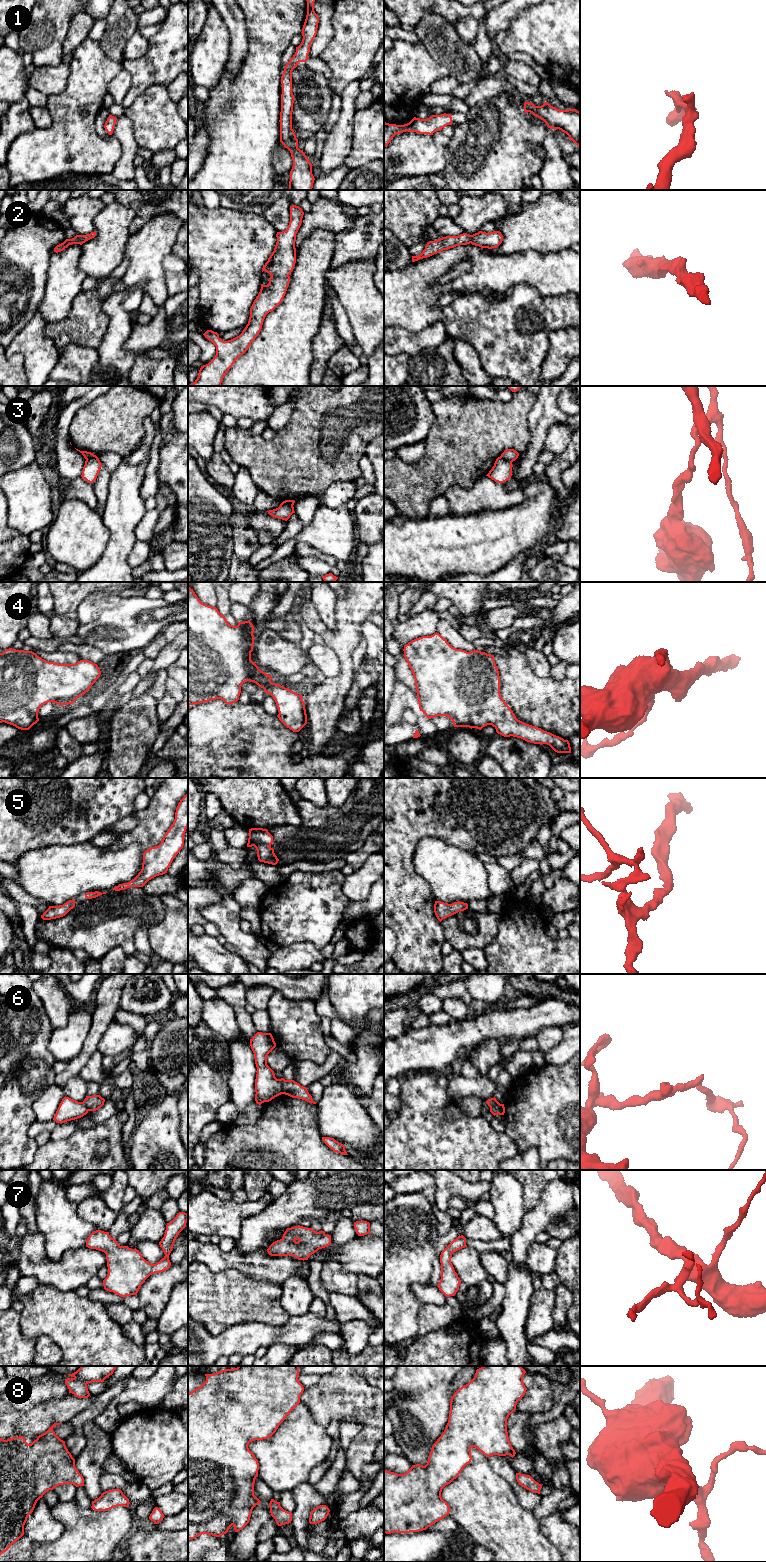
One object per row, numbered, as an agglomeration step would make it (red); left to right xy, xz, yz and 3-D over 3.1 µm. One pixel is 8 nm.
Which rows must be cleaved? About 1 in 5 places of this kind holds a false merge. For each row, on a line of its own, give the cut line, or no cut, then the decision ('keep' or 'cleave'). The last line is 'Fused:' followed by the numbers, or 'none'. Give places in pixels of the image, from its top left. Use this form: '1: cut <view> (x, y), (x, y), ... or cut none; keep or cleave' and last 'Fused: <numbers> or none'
1: cut none; keep
2: cut none; keep
3: cut yz (500, 456), (511, 462); cleave
4: cut none; keep
5: cut none; keep
6: cut xz (278, 1079), (283, 1093); cleave
7: cut none; keep
8: cut none; keep
Fused: 3, 6

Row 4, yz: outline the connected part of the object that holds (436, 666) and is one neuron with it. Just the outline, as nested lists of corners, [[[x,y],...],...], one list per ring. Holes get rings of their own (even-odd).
[[[437,632],[431,636],[422,636],[412,640],[404,645],[403,651],[415,679],[419,709],[427,718],[447,716],[452,720],[454,727],[469,727],[479,730],[487,725],[492,725],[496,732],[504,737],[513,736],[534,744],[547,744],[557,753],[571,753],[568,740],[564,740],[536,726],[526,724],[516,718],[513,711],[501,697],[500,676],[493,655],[478,650],[467,652],[456,649]]]

